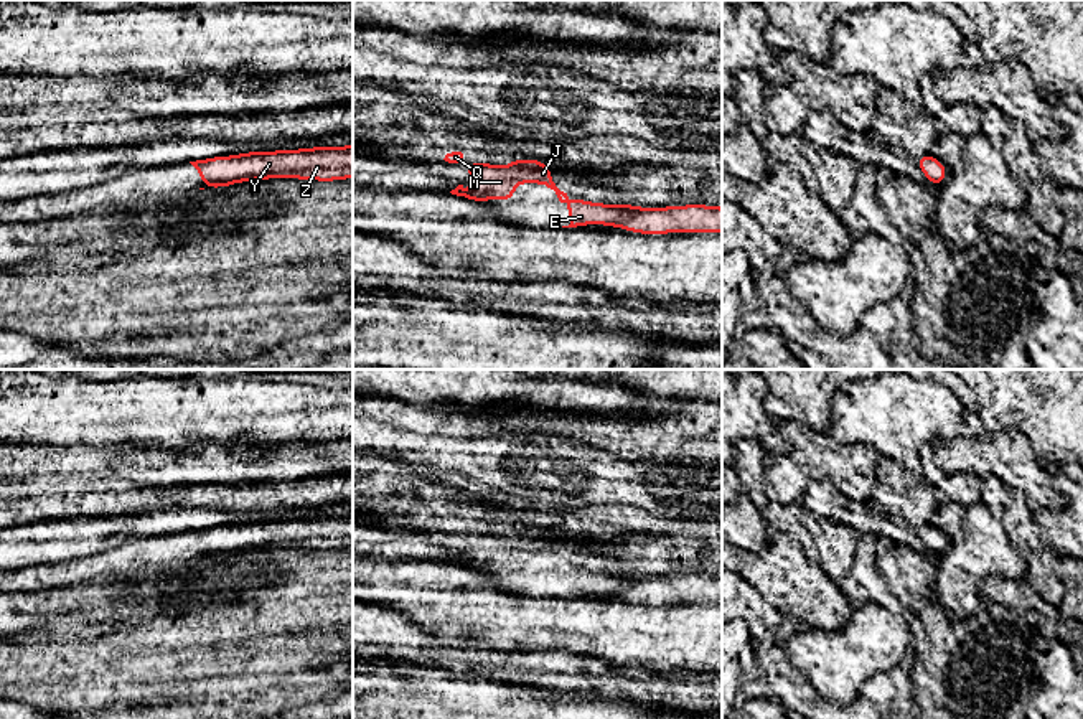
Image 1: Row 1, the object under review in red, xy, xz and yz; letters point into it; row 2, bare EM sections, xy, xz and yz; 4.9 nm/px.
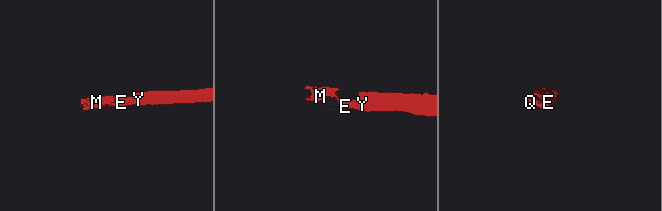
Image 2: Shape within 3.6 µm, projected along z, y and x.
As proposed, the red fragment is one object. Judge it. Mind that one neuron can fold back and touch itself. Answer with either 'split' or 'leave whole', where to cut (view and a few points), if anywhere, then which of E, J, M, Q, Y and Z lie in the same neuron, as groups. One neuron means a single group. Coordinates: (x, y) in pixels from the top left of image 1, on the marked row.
leave whole; no cut; E J M Q Y Z

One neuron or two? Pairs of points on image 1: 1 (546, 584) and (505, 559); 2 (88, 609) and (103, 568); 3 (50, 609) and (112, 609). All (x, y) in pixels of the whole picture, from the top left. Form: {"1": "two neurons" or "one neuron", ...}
{"1": "one neuron", "2": "two neurons", "3": "one neuron"}

